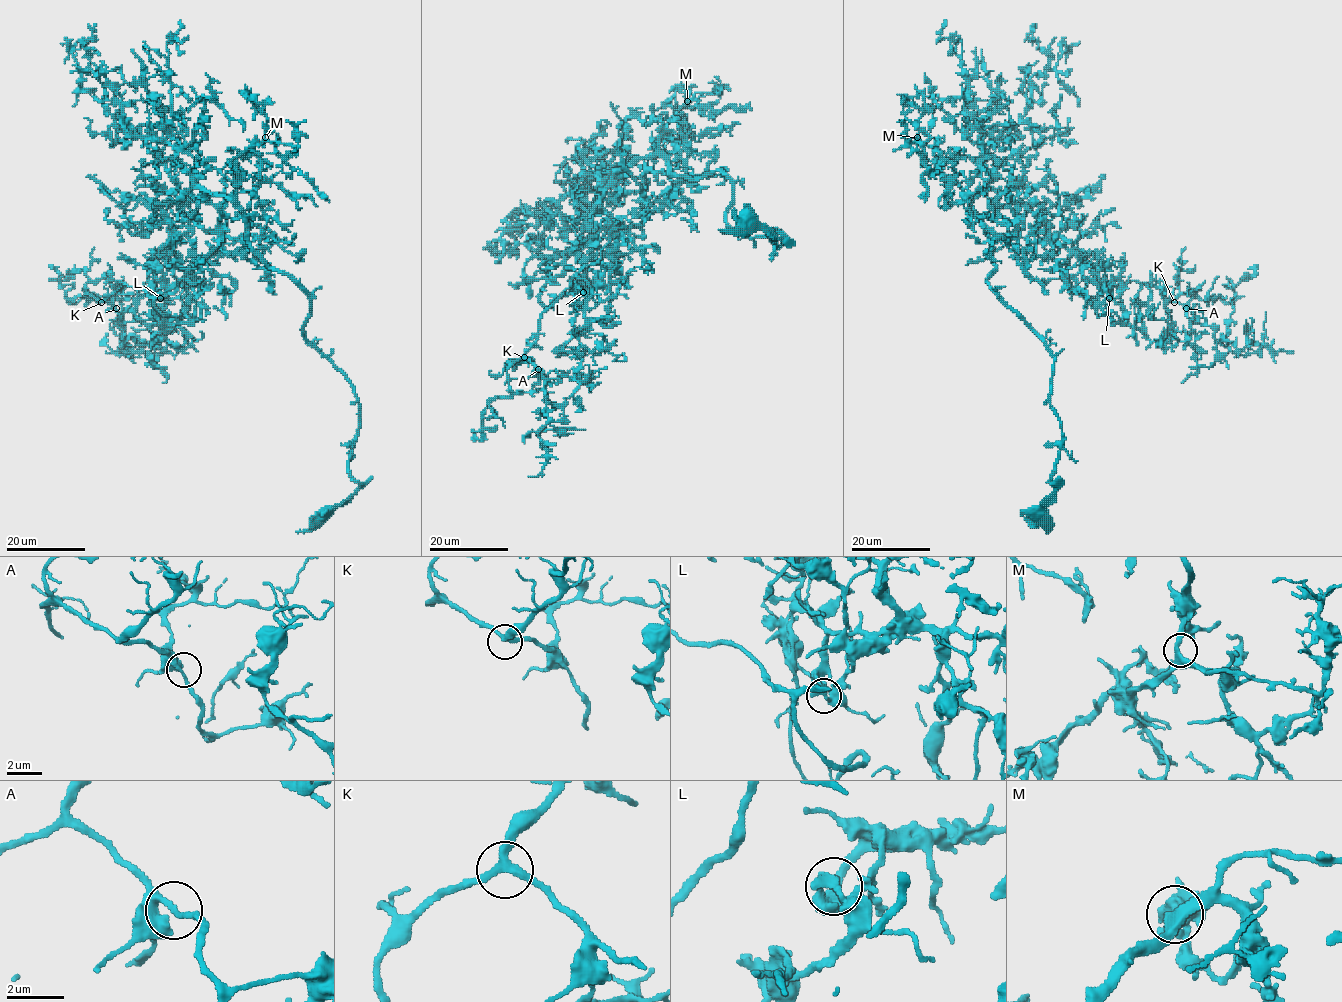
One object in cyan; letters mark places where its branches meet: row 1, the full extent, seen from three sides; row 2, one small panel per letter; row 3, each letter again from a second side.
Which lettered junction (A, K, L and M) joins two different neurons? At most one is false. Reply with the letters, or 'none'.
L

